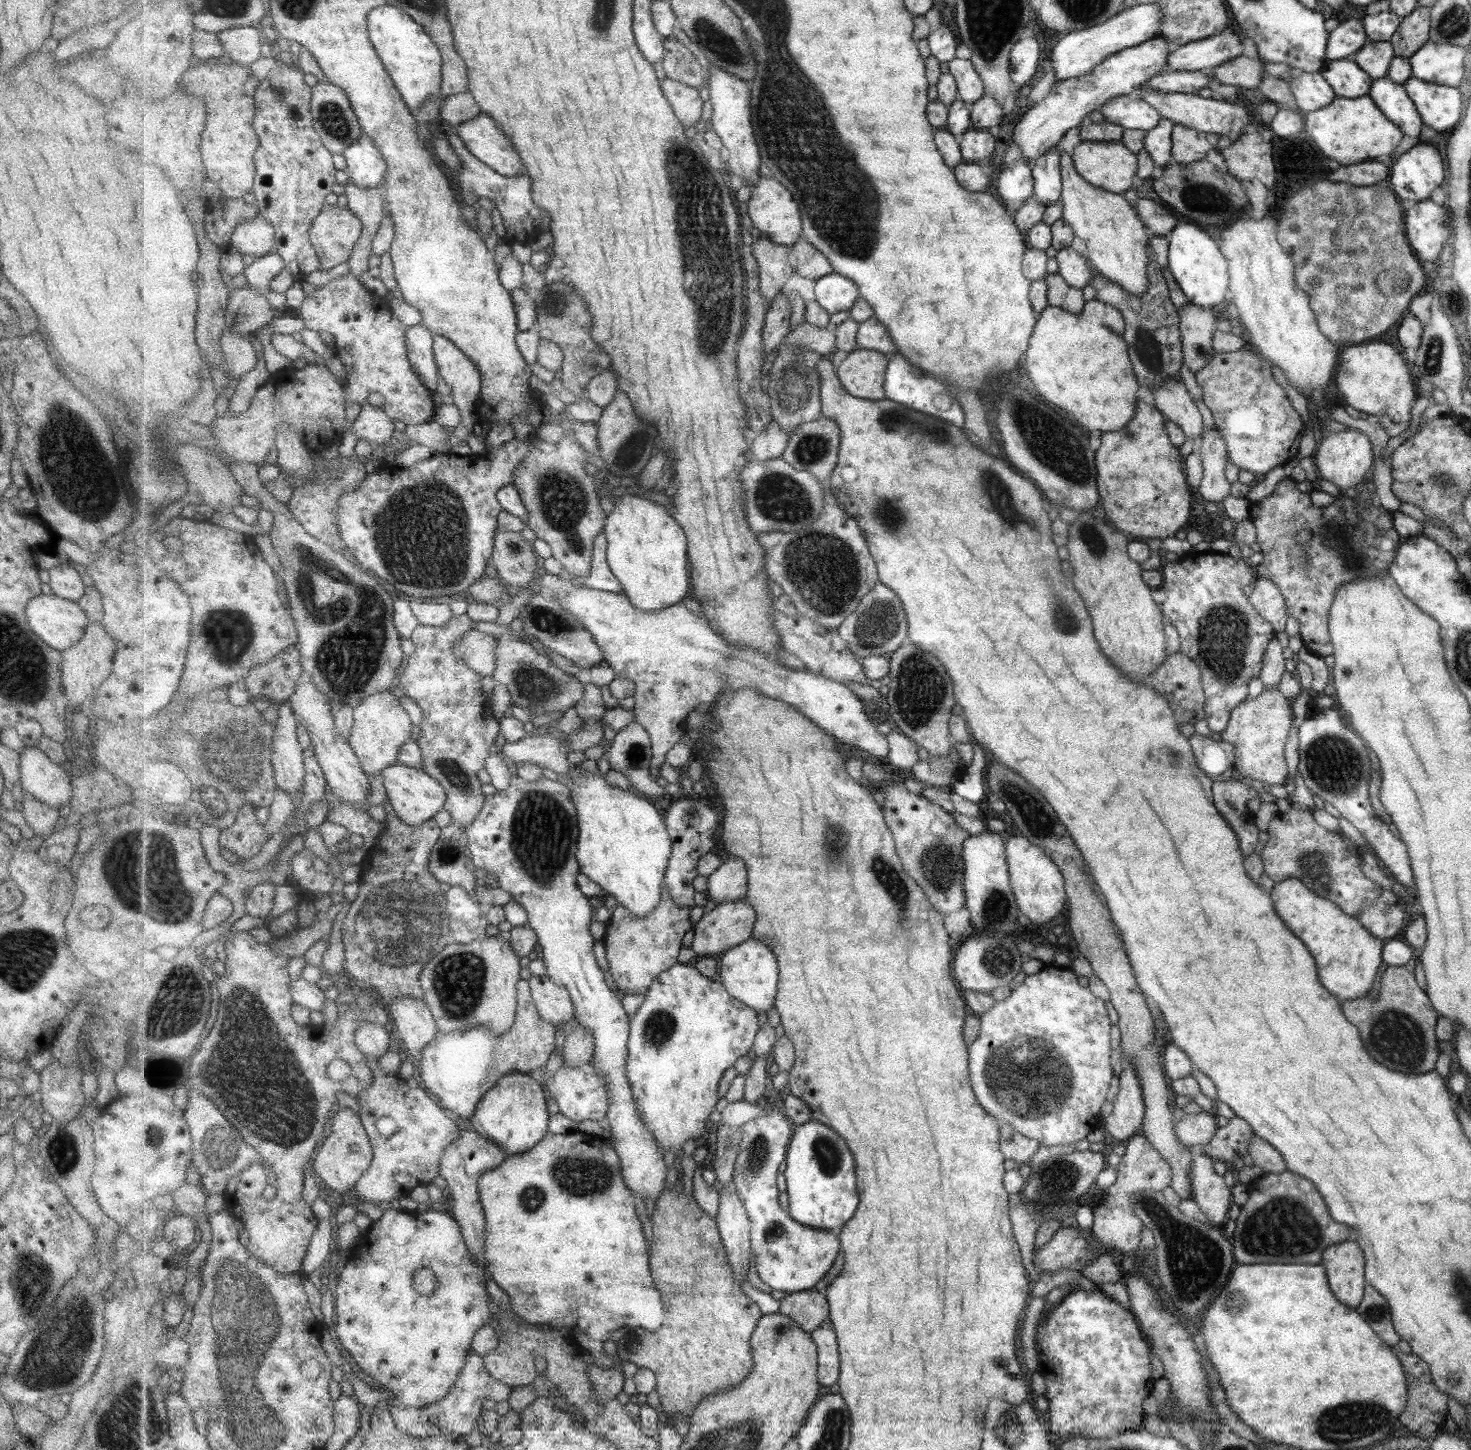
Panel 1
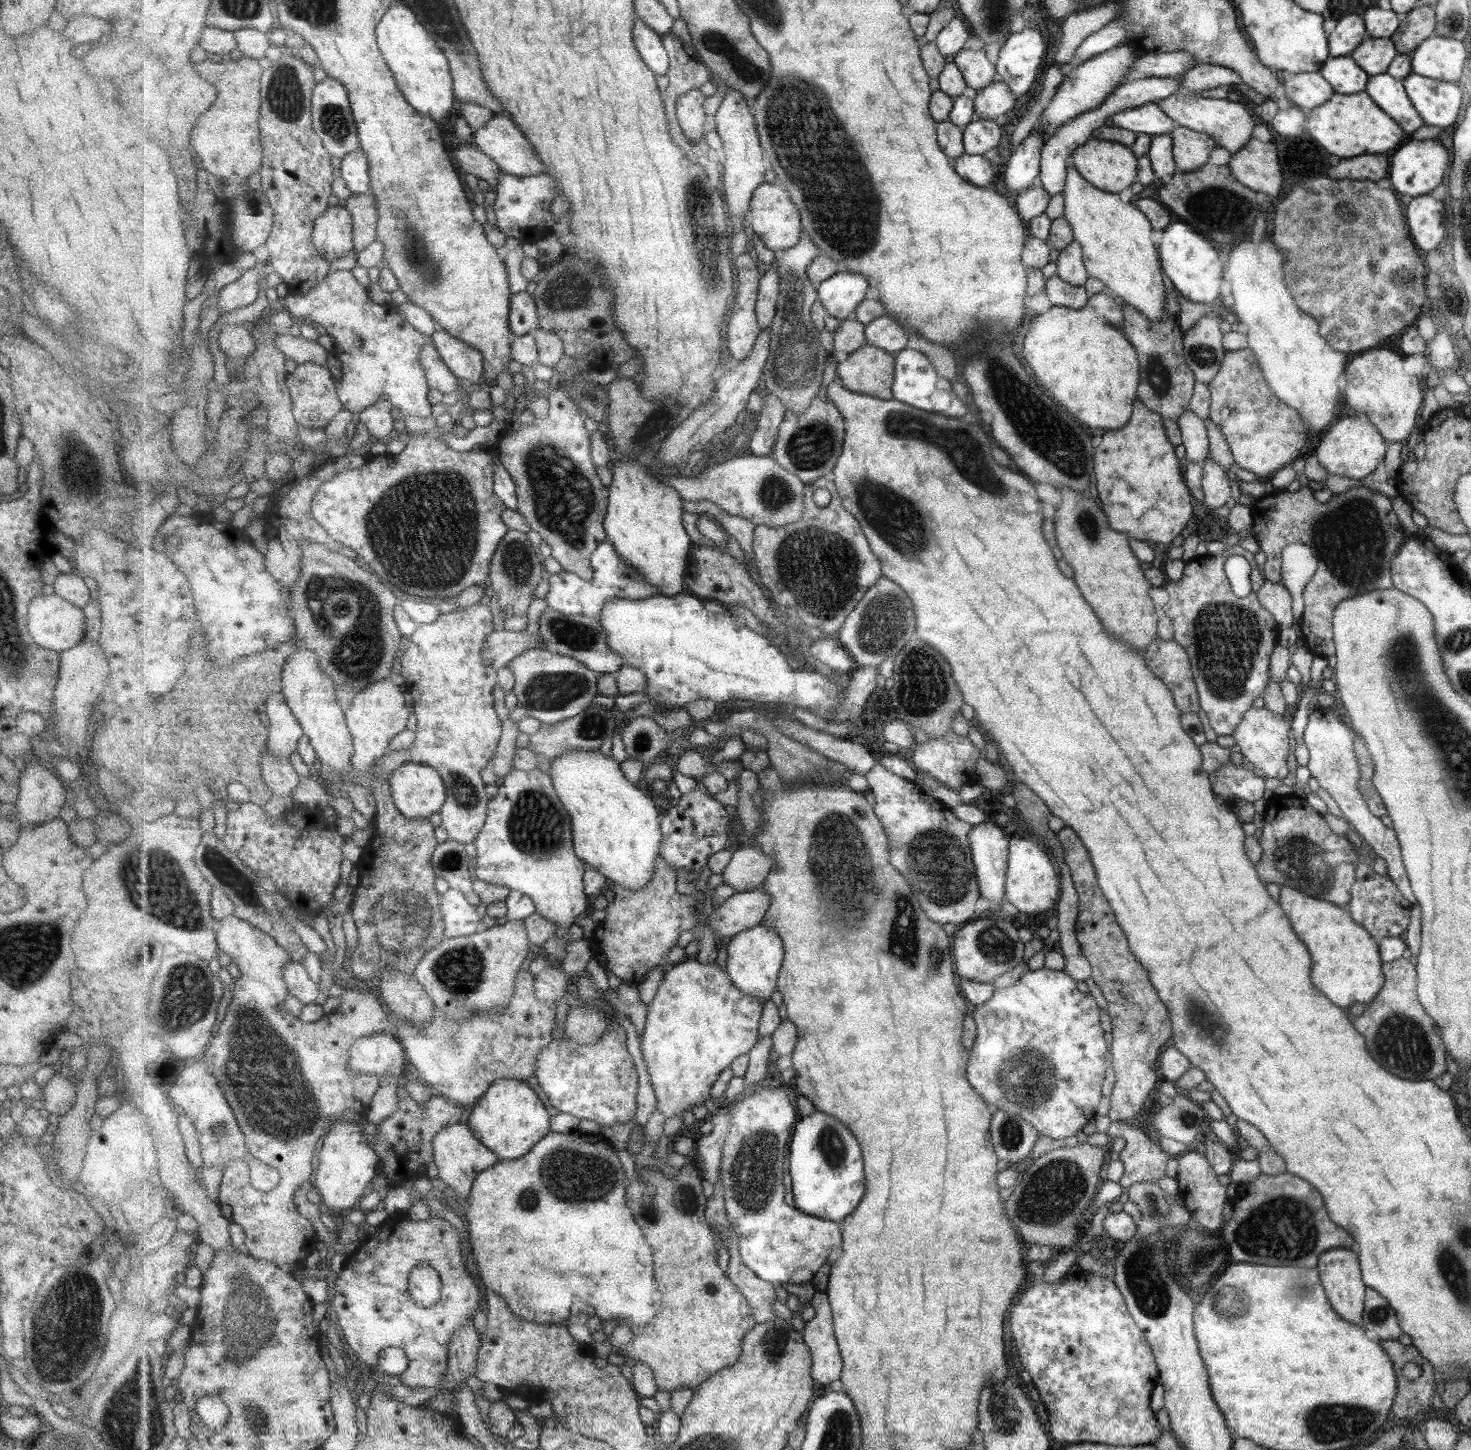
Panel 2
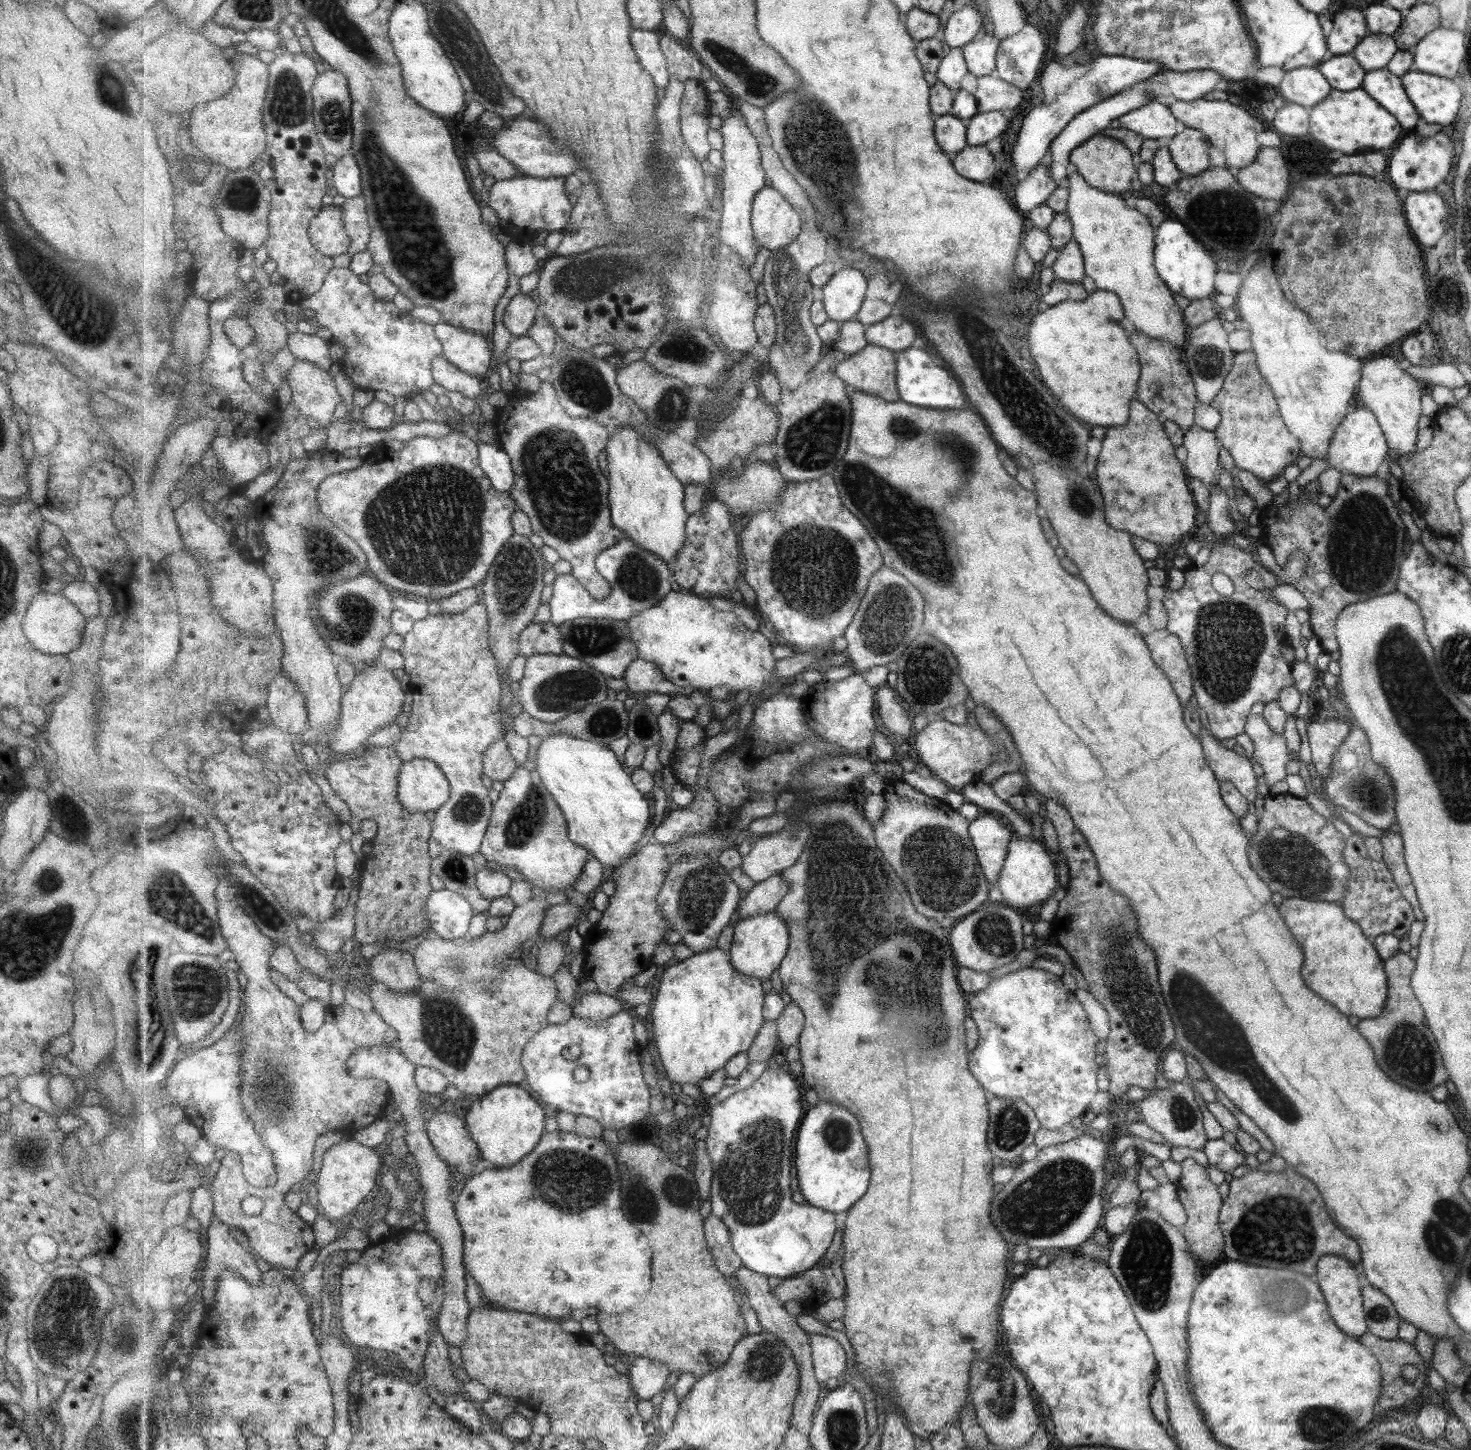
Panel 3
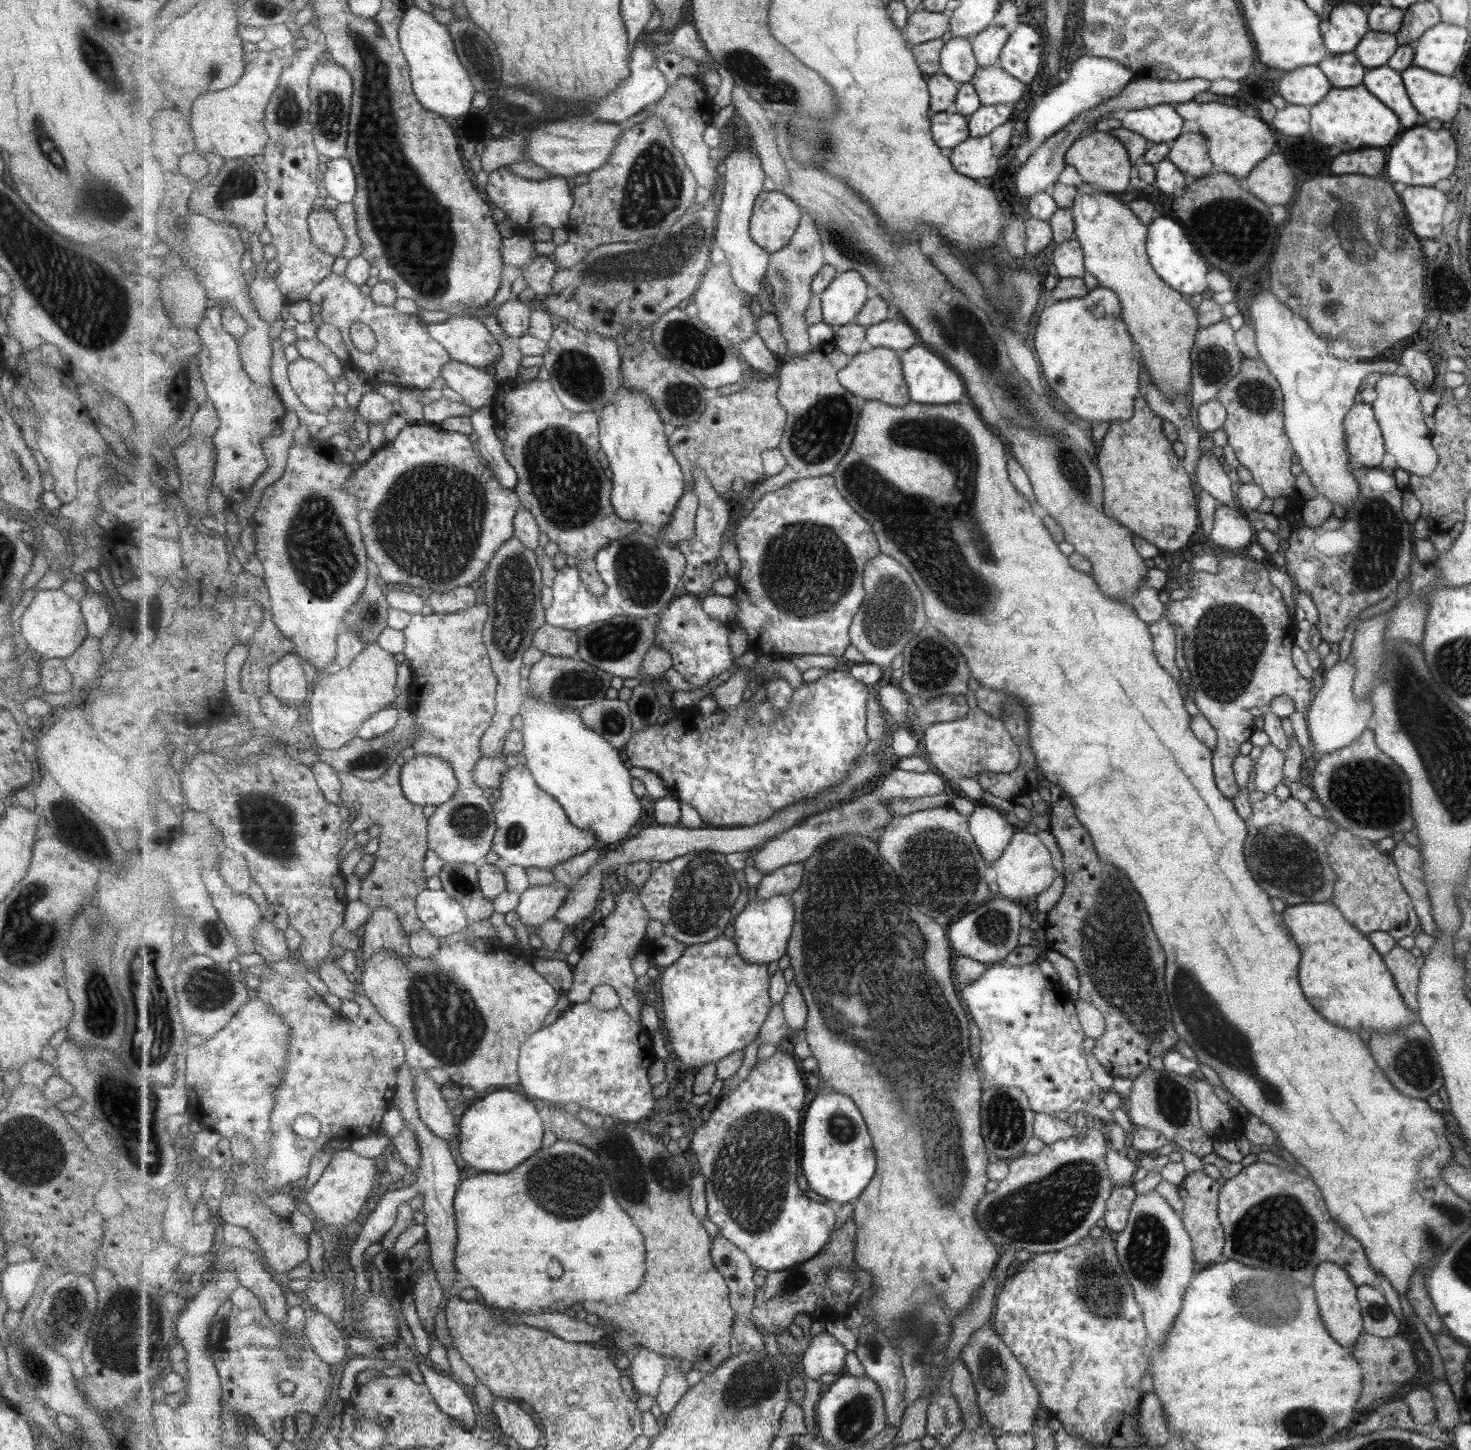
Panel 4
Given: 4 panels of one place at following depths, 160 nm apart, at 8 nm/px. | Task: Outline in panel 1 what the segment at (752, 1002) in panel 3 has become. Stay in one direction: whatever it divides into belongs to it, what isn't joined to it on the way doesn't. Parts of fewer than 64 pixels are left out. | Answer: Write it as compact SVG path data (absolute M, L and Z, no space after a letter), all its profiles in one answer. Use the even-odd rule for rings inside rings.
M677 963L674 967L662 972L658 976L658 980L653 982L652 986L649 986L649 990L644 994L644 1001L629 1020L630 1058L628 1071L630 1083L634 1089L634 1096L637 1097L638 1101L638 1112L642 1113L642 1119L645 1120L647 1129L654 1134L658 1146L663 1150L663 1153L674 1152L675 1156L676 1154L681 1154L685 1142L689 1142L691 1138L701 1138L705 1134L705 1126L707 1126L707 1122L709 1122L709 1118L711 1118L711 1114L715 1111L715 1106L717 1106L717 1102L720 1099L719 1089L724 1075L729 1068L735 1067L738 1060L745 1056L755 1044L759 1029L761 1028L759 1027L759 1015L757 1014L758 1012L754 1008L743 1004L743 1001L731 996L723 982L715 982L711 977L707 977L702 972L699 972L696 966L686 966L685 963Z

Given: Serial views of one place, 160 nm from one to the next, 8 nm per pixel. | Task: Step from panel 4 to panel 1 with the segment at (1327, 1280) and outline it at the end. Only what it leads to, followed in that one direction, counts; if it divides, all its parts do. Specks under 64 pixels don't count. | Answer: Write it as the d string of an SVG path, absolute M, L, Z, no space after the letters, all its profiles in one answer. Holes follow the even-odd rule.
M1340 1242L1332 1244L1322 1252L1319 1265L1324 1268L1329 1280L1330 1291L1355 1308L1365 1294L1363 1290L1363 1255L1355 1242Z

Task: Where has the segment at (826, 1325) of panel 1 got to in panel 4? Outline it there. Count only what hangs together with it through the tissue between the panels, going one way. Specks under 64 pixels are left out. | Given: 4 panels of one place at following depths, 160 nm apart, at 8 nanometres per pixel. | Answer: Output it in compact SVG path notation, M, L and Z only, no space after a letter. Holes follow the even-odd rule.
M829 1332L817 1334L803 1360L806 1376L814 1380L819 1380L823 1374L837 1376L845 1368L847 1352L849 1350Z

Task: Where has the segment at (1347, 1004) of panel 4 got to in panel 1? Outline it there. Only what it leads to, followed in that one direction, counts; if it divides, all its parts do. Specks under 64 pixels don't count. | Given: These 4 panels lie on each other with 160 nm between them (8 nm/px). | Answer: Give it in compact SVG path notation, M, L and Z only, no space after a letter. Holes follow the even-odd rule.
M1289 878L1275 883L1271 896L1275 896L1275 908L1279 908L1279 916L1287 920L1287 928L1307 944L1319 968L1317 976L1321 986L1341 1002L1365 997L1382 962L1385 941L1375 937L1355 917L1343 913L1334 902L1310 892L1299 880Z

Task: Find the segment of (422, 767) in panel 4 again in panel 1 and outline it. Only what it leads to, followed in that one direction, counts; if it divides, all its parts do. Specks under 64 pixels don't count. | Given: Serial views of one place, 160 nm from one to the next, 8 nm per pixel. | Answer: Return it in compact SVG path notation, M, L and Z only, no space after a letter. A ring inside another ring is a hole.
M398 762L396 765L386 768L380 778L394 810L408 825L421 827L446 806L448 799L446 789L424 769L411 768Z

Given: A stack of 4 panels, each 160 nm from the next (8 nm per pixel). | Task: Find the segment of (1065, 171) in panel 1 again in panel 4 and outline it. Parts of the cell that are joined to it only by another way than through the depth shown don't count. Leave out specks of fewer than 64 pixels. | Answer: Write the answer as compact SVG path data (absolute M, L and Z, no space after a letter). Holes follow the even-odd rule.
M1088 183L1077 185L1077 196L1070 206L1074 224L1075 240L1080 244L1084 262L1084 272L1097 279L1098 286L1112 290L1122 304L1122 319L1130 329L1135 344L1140 348L1145 373L1148 374L1151 384L1159 388L1163 396L1171 398L1188 398L1191 388L1191 361L1190 350L1193 344L1198 320L1195 312L1187 306L1180 292L1165 284L1150 264L1146 255L1147 227L1141 224L1137 217L1129 210L1127 205L1112 198L1104 192L1093 192Z

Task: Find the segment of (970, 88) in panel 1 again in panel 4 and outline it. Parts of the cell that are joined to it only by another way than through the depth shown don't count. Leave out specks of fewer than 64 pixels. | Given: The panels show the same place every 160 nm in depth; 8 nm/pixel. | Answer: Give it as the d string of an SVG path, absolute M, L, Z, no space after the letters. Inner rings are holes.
M1001 27L987 28L987 31L979 32L971 40L971 50L980 68L994 66L998 62L1001 47L1007 40L1009 33Z

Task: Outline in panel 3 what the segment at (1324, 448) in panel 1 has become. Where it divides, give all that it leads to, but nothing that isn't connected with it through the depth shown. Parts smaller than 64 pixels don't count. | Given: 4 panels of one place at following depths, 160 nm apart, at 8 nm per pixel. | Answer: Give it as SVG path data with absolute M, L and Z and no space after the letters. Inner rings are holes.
M1355 406L1353 411L1348 413L1347 417L1335 428L1325 461L1329 467L1333 467L1341 473L1373 476L1377 473L1379 464L1385 460L1385 454L1387 454L1387 446L1385 446L1382 430L1379 428L1374 414L1361 406Z

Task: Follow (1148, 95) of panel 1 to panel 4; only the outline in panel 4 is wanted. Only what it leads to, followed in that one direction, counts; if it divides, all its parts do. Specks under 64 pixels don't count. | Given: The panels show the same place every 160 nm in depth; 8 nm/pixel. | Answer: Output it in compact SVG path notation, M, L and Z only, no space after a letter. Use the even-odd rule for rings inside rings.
M1189 101L1174 104L1175 109L1183 120L1191 119L1199 125L1199 133L1206 137L1209 144L1210 160L1213 162L1211 172L1226 172L1231 176L1244 178L1250 174L1258 163L1269 155L1273 138L1265 121L1251 118L1251 114L1245 116L1241 110L1217 102Z

